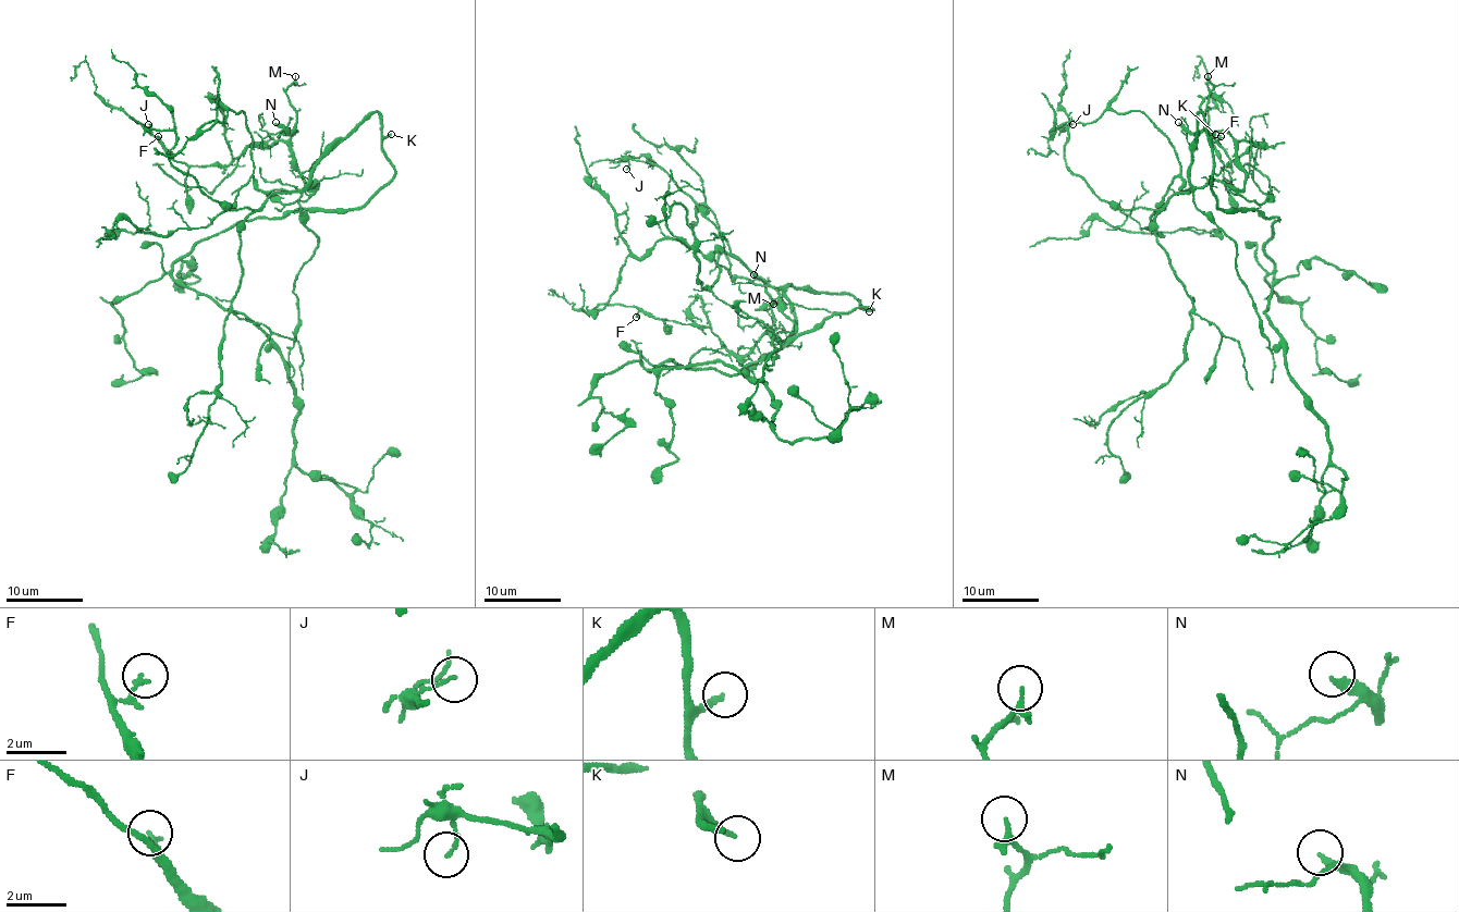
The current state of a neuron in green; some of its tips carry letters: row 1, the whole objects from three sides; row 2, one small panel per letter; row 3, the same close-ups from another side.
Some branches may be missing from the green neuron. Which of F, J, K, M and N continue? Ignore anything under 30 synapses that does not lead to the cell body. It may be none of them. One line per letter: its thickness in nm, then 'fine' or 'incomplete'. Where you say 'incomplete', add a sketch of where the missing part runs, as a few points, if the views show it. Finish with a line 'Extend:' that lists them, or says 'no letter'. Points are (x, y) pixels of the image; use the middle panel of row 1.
F: 120 nm | fine
J: 110 nm | fine
K: 180 nm | incomplete
M: 240 nm | fine
N: 260 nm | fine
Extend: K

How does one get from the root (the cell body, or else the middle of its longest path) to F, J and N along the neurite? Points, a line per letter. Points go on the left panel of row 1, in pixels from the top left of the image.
F: (238, 222), (279, 219), (308, 197), (293, 149), (248, 145), (229, 164), (188, 167), (158, 136)
J: (238, 222), (279, 219), (316, 182), (276, 192), (258, 209), (221, 207), (170, 161), (175, 132), (148, 124)
N: (238, 222), (279, 219), (285, 205), (304, 201), (310, 194), (291, 147), (296, 132), (286, 132), (276, 122)

